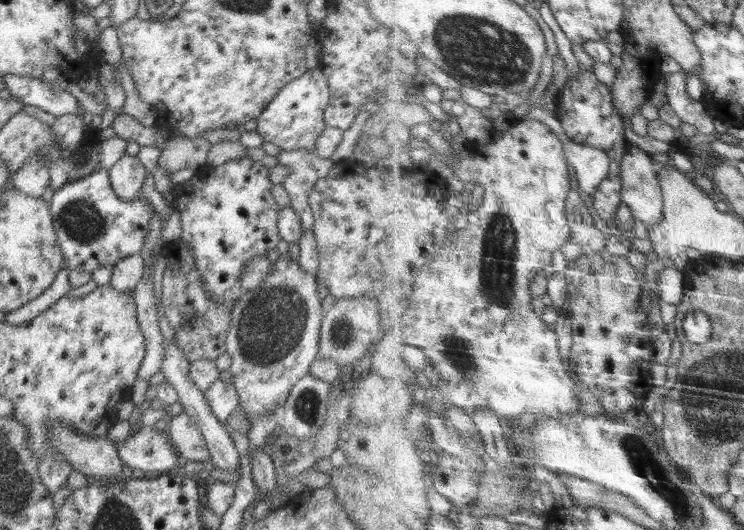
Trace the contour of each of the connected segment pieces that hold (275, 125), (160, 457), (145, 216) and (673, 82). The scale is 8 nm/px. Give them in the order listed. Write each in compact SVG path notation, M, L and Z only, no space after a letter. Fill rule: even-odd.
M318 68L307 69L298 78L289 82L276 94L276 97L264 108L257 118L257 133L270 144L278 146L281 151L314 150L316 139L327 127L324 112L331 100L330 90L323 71Z
M154 426L140 427L134 436L114 443L114 446L126 469L158 474L187 470L172 443L168 441L168 436L163 431L158 432Z
M102 168L100 171L94 171L86 177L65 183L62 187L54 190L50 205L50 216L54 221L53 227L60 249L66 259L69 273L72 270L92 273L101 265L114 265L128 256L142 254L149 233L149 220L151 219L149 204L142 198L131 201L122 200L119 196L116 196L110 183L107 170Z
M681 70L665 75L669 106L684 122L697 126L704 134L714 134L716 132L715 117L708 110L704 100L694 100L688 92L688 78L691 74L692 72Z

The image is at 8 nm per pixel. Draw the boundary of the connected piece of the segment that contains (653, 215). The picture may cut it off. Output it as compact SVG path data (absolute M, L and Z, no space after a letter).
M633 146L623 160L624 202L632 210L633 216L652 228L665 217L665 194L659 178L660 171L654 166L652 154L638 146Z

